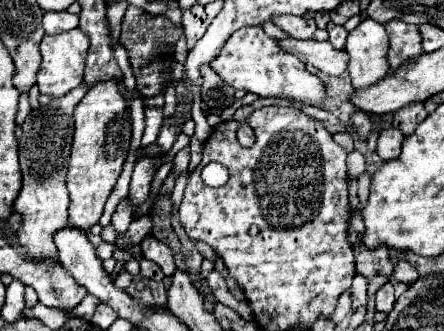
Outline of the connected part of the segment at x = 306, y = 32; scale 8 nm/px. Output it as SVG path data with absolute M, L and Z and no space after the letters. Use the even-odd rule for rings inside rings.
M274 16L272 18L272 22L278 26L278 28L282 28L288 36L292 36L292 38L312 38L312 34L314 34L314 30L316 30L316 24L314 24L314 20L312 18L302 18L302 16Z

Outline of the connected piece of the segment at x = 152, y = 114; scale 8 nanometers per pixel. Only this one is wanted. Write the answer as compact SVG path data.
M146 106L146 108L144 108L144 114L146 114L146 130L144 130L144 136L142 136L142 144L154 144L156 138L158 138L160 126L162 126L162 122L164 122L162 108Z

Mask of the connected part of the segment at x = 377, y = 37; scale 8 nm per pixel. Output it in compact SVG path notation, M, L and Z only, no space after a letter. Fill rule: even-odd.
M362 20L346 40L344 48L350 56L348 70L352 86L366 88L380 82L388 74L388 34L382 24L374 20Z

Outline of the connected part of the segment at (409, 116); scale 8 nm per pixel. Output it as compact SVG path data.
M412 102L412 104L406 104L404 108L400 108L396 114L394 114L394 122L392 126L400 128L406 136L410 136L414 132L414 128L428 116L428 112L424 110L424 104L422 102Z

